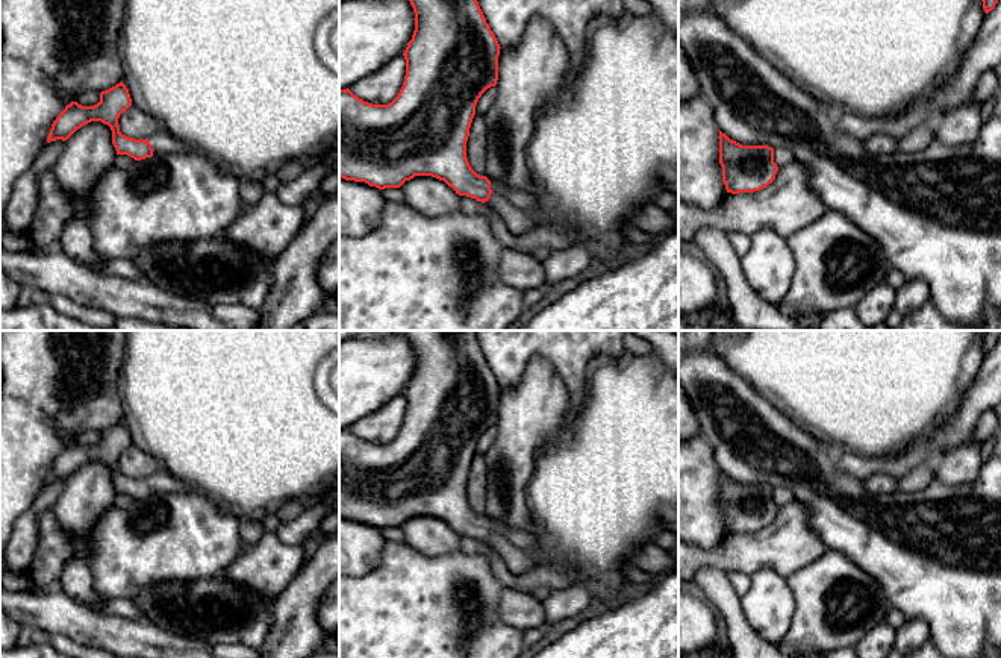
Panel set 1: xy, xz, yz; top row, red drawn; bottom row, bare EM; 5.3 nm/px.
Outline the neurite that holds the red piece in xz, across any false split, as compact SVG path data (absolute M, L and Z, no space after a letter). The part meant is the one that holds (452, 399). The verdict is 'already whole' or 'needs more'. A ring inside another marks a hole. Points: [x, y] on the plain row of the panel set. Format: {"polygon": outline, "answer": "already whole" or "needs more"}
{"polygon": "M406 331L415 352L415 370L403 393L406 415L398 435L388 444L373 444L339 429L339 517L365 522L379 529L400 528L415 515L444 520L456 534L488 541L516 575L533 572L544 559L542 540L529 531L515 529L477 514L466 497L466 481L482 434L497 425L500 384L477 341L477 331Z", "answer": "needs more"}

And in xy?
{"polygon": "M123 421L101 431L100 441L94 446L82 446L77 441L71 441L53 461L47 482L56 479L67 481L82 465L91 461L101 461L112 470L112 484L117 494L127 494L135 500L191 490L185 482L165 470L156 472L145 479L123 475L120 472L118 458L130 446L132 438Z", "answer": "needs more"}

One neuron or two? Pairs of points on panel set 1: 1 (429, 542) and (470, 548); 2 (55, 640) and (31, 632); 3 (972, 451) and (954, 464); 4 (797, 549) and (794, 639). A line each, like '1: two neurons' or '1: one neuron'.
1: two neurons
2: one neuron
3: one neuron
4: two neurons

